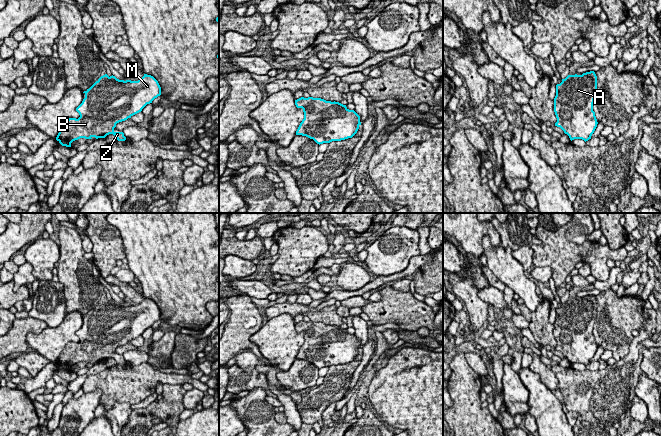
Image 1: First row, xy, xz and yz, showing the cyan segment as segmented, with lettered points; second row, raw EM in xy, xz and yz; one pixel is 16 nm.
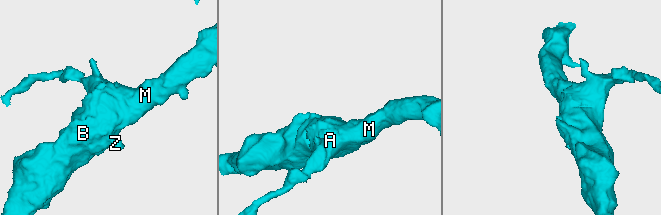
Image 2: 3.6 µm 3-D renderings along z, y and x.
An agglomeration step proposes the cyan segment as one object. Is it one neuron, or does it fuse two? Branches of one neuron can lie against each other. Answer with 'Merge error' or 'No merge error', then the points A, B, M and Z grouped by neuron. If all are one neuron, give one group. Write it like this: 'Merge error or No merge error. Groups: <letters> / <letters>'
No merge error. Groups: A B M Z

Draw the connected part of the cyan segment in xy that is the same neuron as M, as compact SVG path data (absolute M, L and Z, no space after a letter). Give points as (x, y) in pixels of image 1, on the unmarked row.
M105 298L83 317L85 322L76 332L80 341L67 343L56 361L62 370L71 371L71 367L80 362L98 363L109 358L125 365L123 356L114 355L116 348L152 327L161 319L161 311L147 298L138 305L119 304Z

